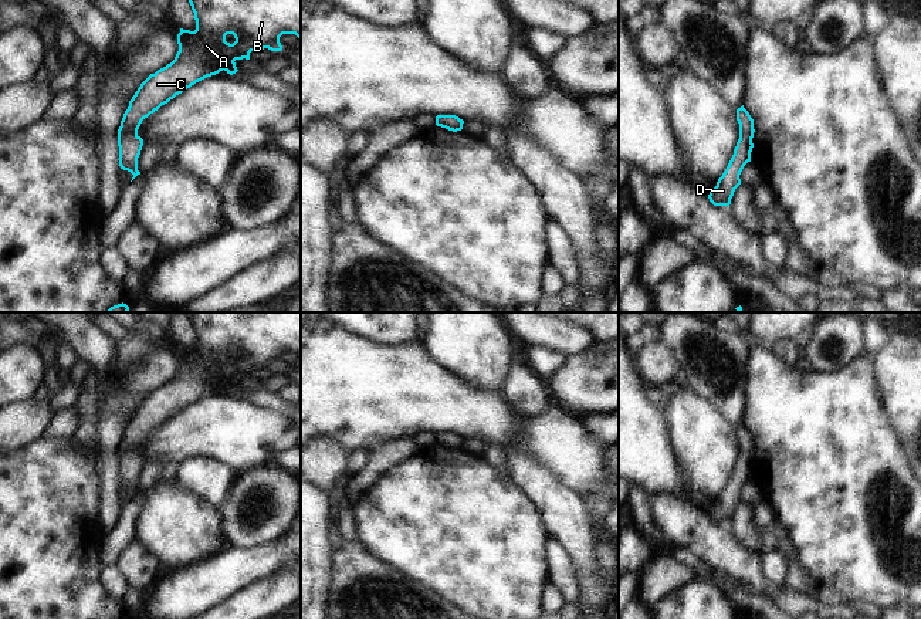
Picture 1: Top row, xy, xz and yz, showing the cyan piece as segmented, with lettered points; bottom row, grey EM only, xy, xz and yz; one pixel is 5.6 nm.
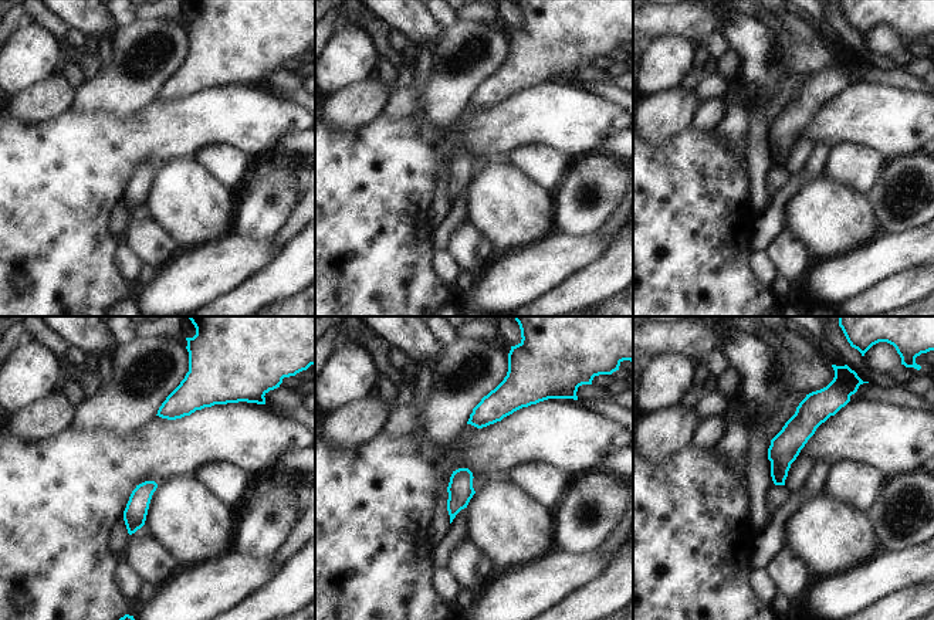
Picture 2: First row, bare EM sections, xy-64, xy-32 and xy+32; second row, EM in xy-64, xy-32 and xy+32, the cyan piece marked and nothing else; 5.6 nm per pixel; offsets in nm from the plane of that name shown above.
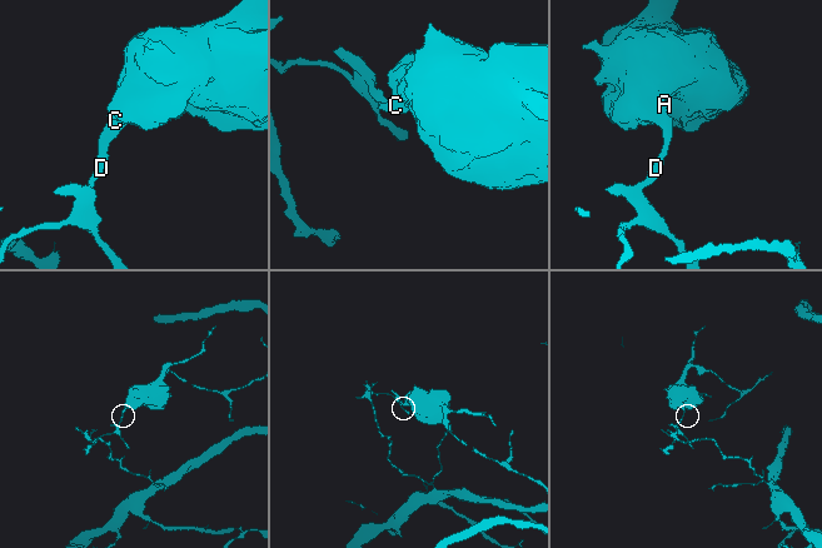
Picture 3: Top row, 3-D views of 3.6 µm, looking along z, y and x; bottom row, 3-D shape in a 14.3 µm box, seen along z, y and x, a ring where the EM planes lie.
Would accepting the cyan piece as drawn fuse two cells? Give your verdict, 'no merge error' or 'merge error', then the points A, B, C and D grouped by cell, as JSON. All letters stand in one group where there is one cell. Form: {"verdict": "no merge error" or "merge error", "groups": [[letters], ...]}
{"verdict": "no merge error", "groups": [["A", "B", "C", "D"]]}

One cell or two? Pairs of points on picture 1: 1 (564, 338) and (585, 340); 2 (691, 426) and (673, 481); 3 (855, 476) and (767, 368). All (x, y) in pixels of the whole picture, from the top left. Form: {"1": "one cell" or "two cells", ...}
{"1": "one cell", "2": "two cells", "3": "one cell"}

